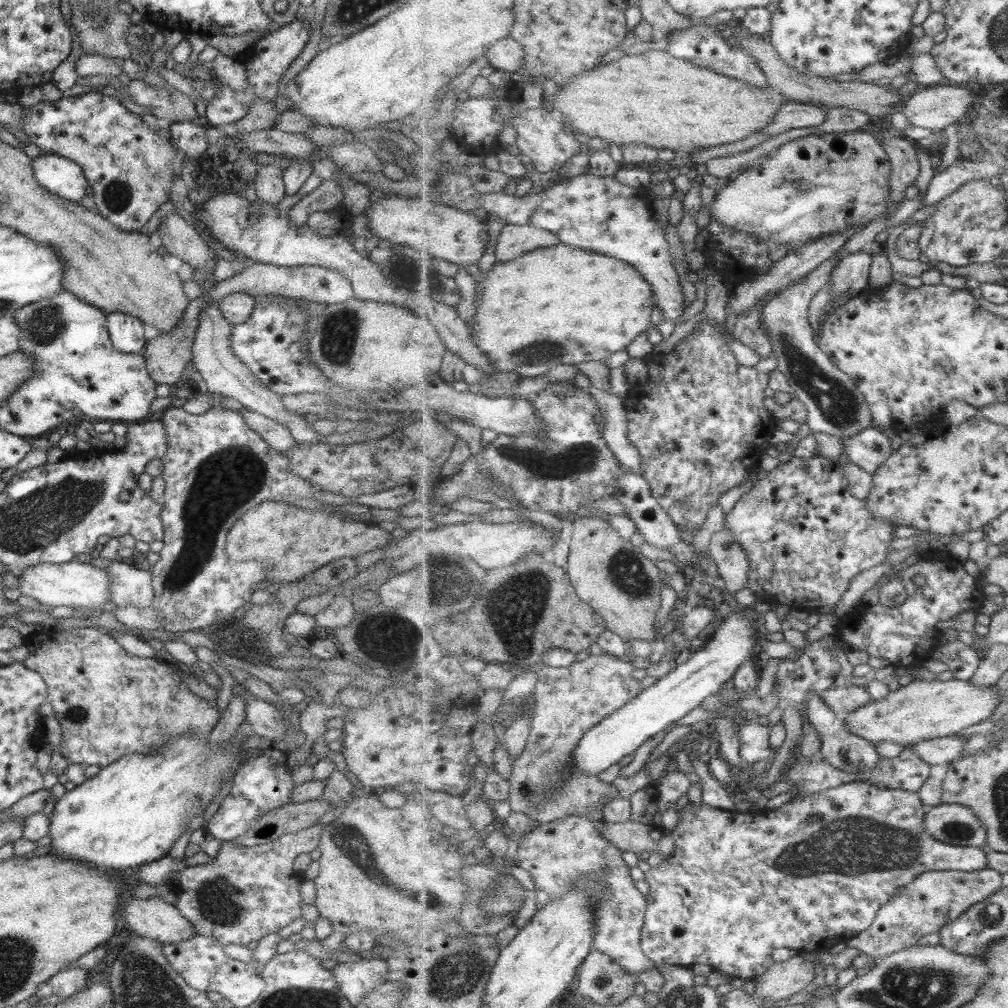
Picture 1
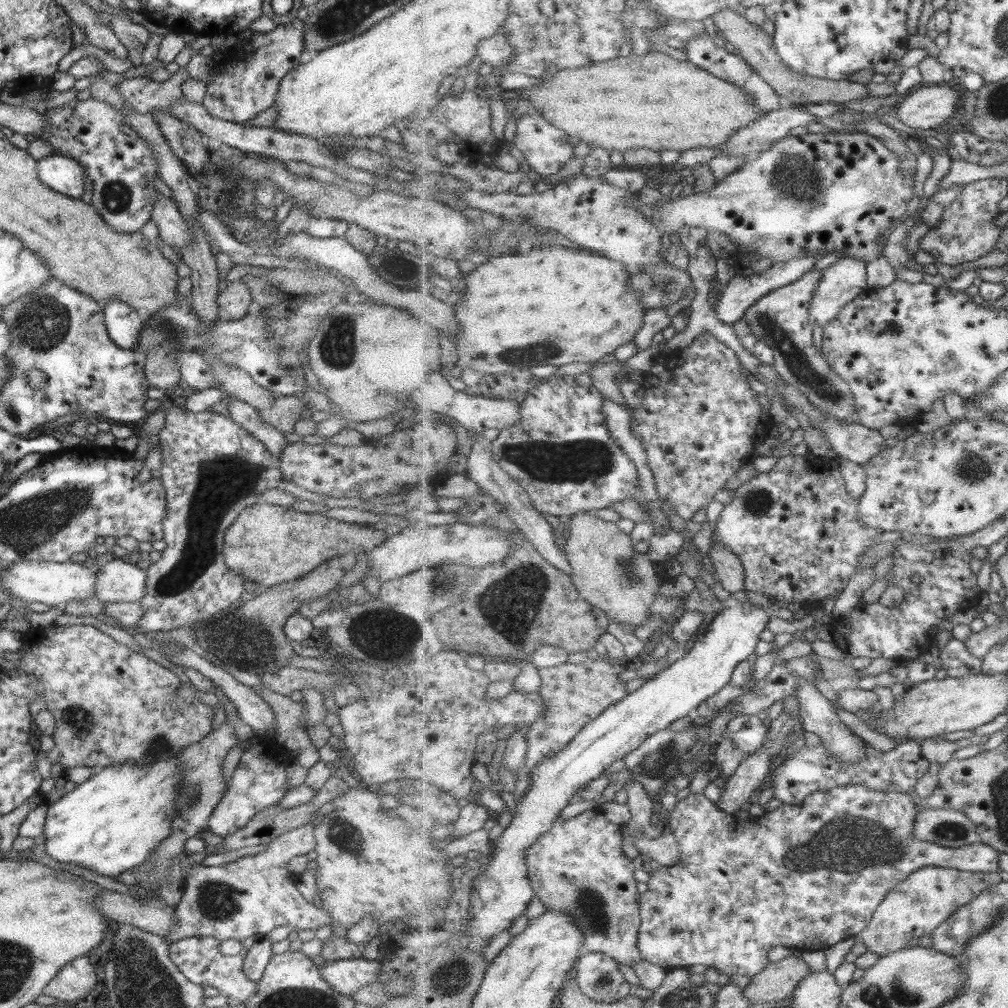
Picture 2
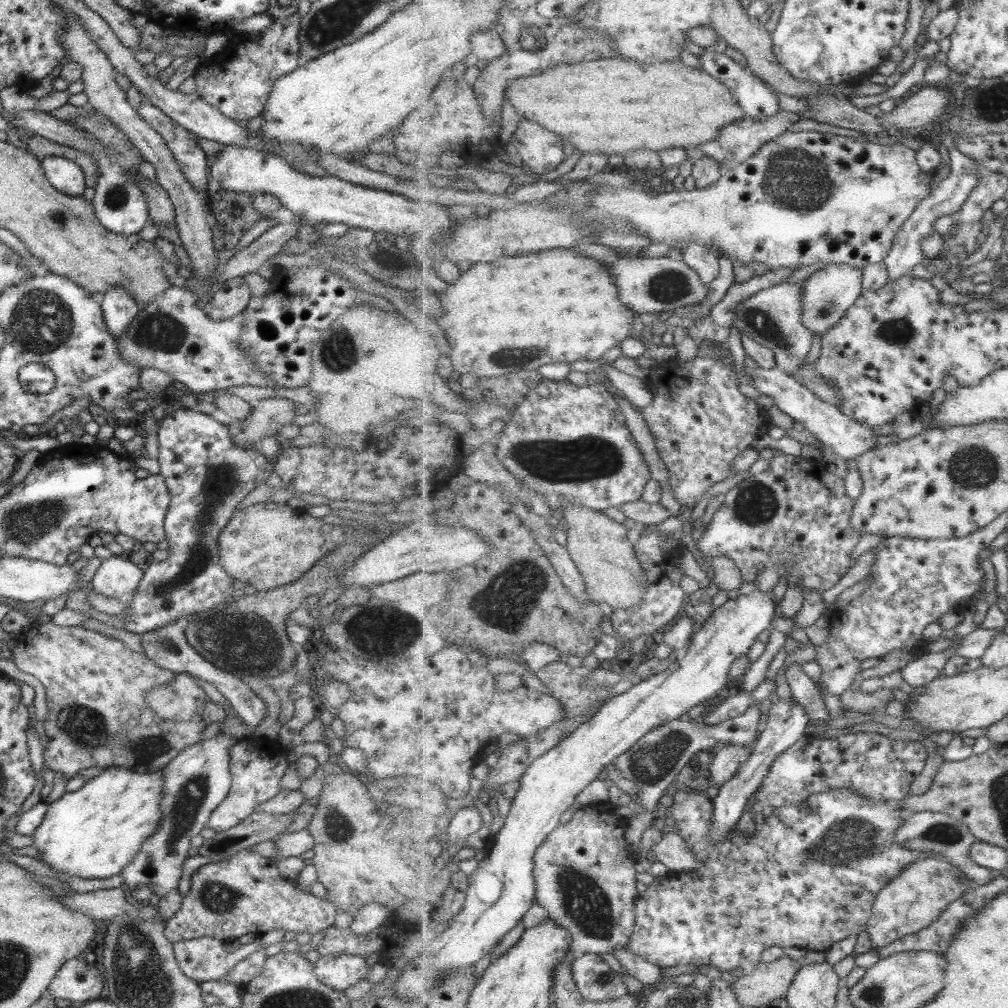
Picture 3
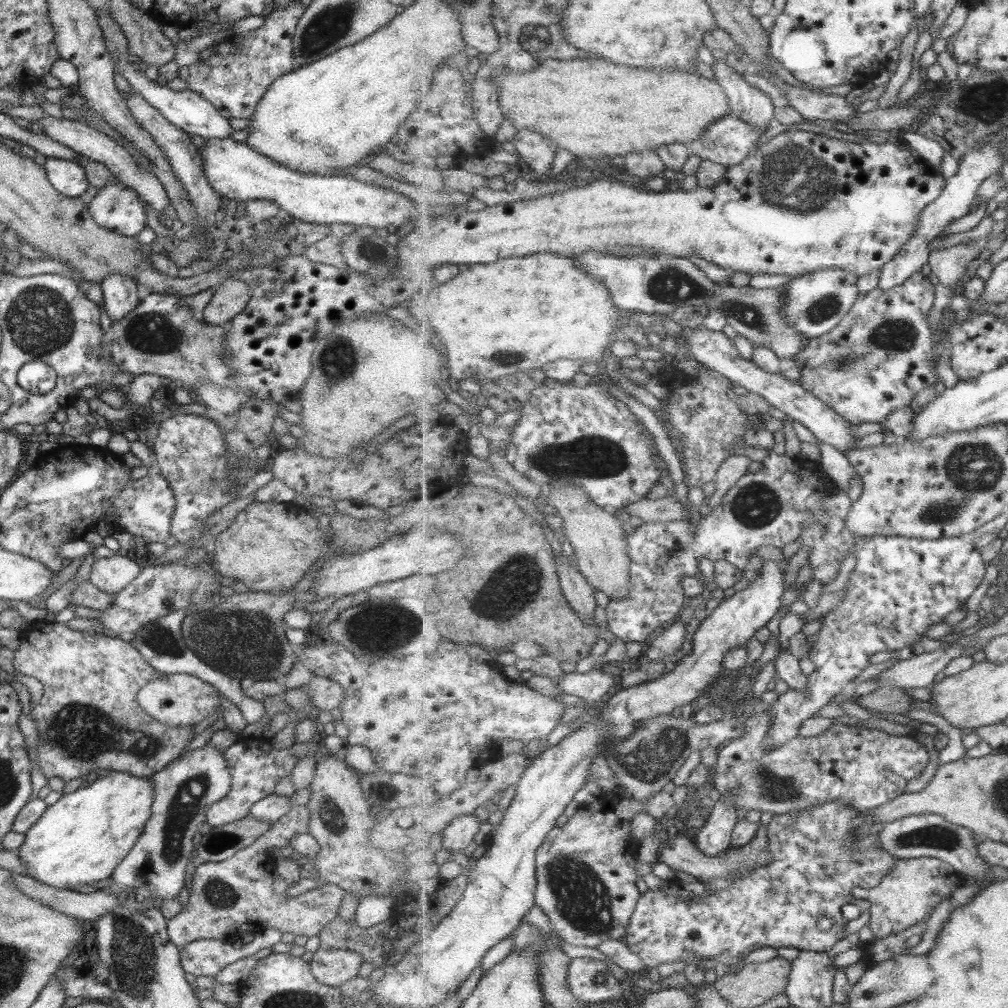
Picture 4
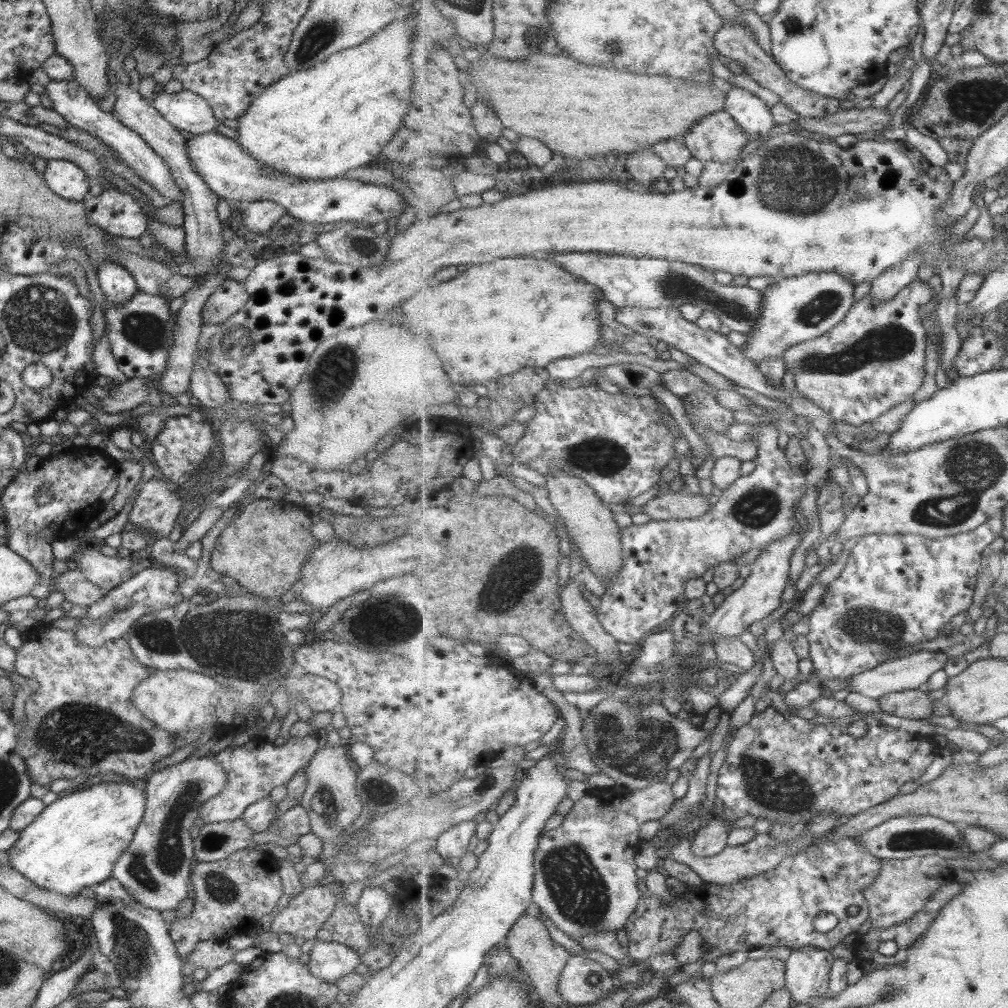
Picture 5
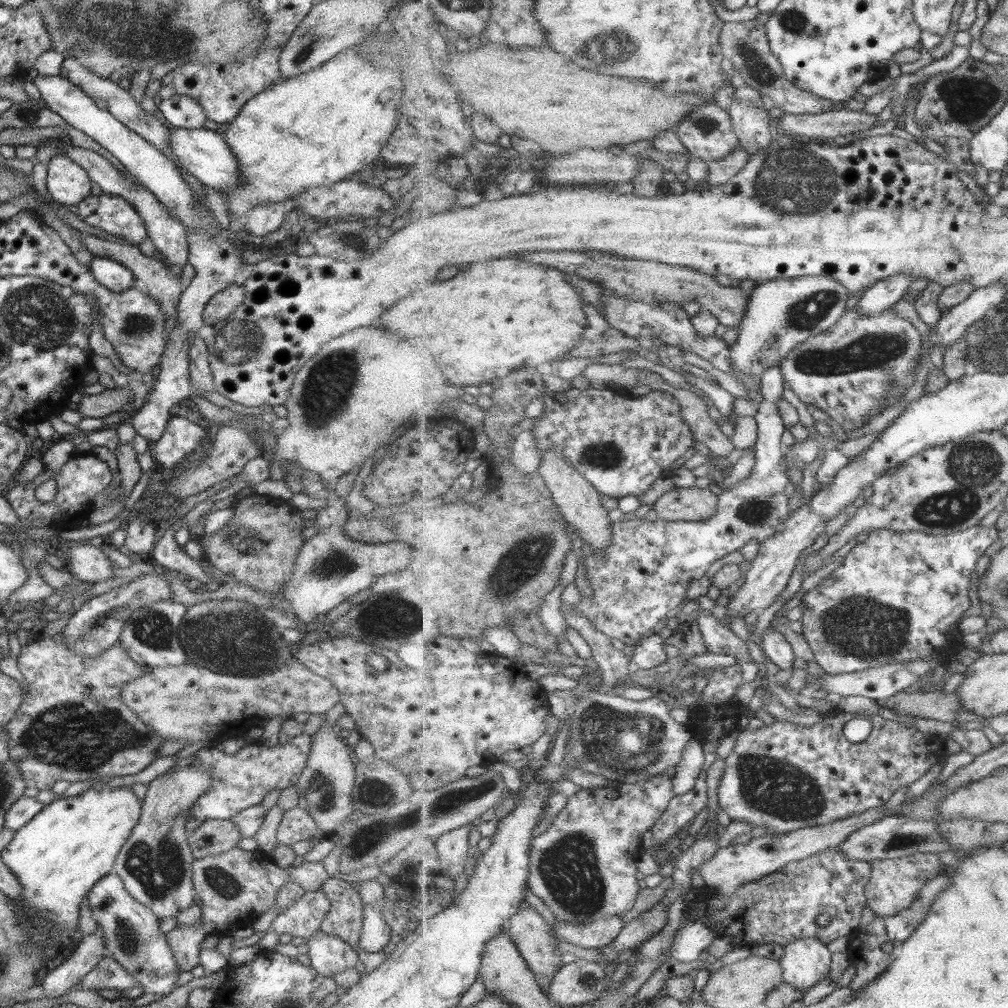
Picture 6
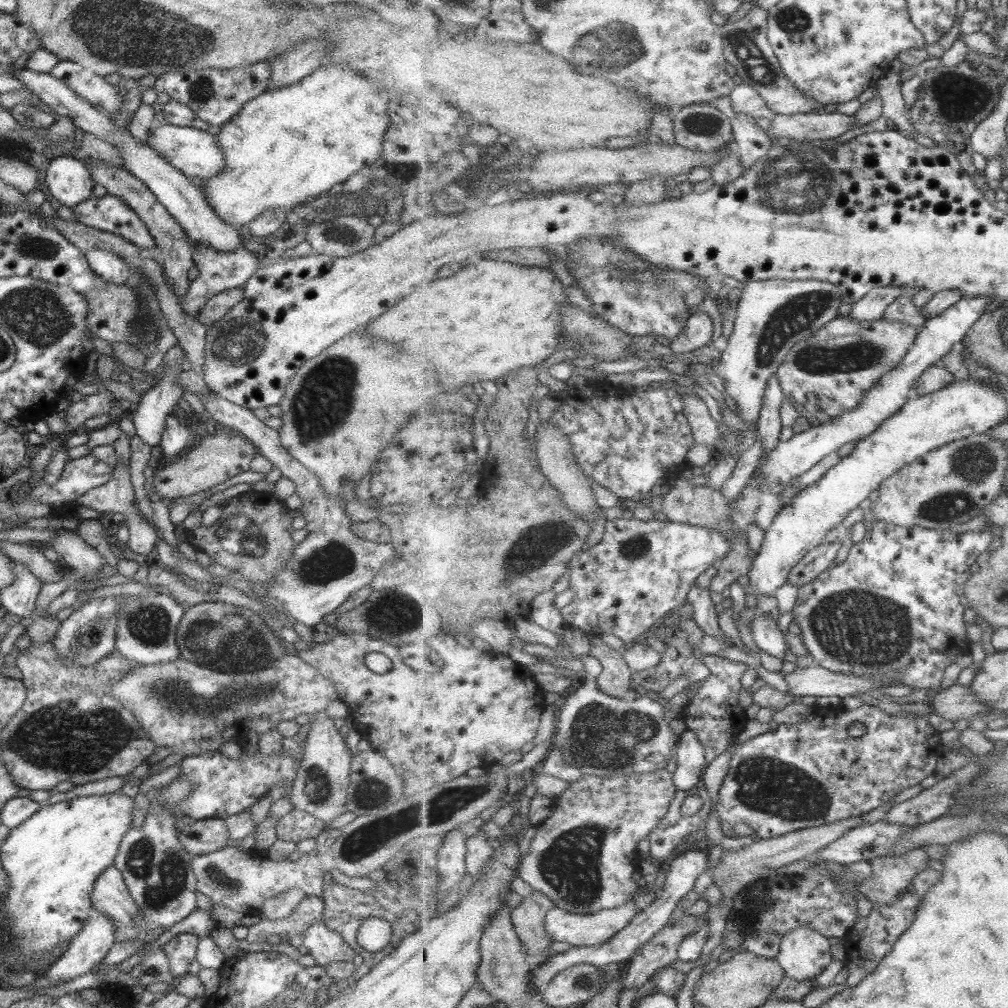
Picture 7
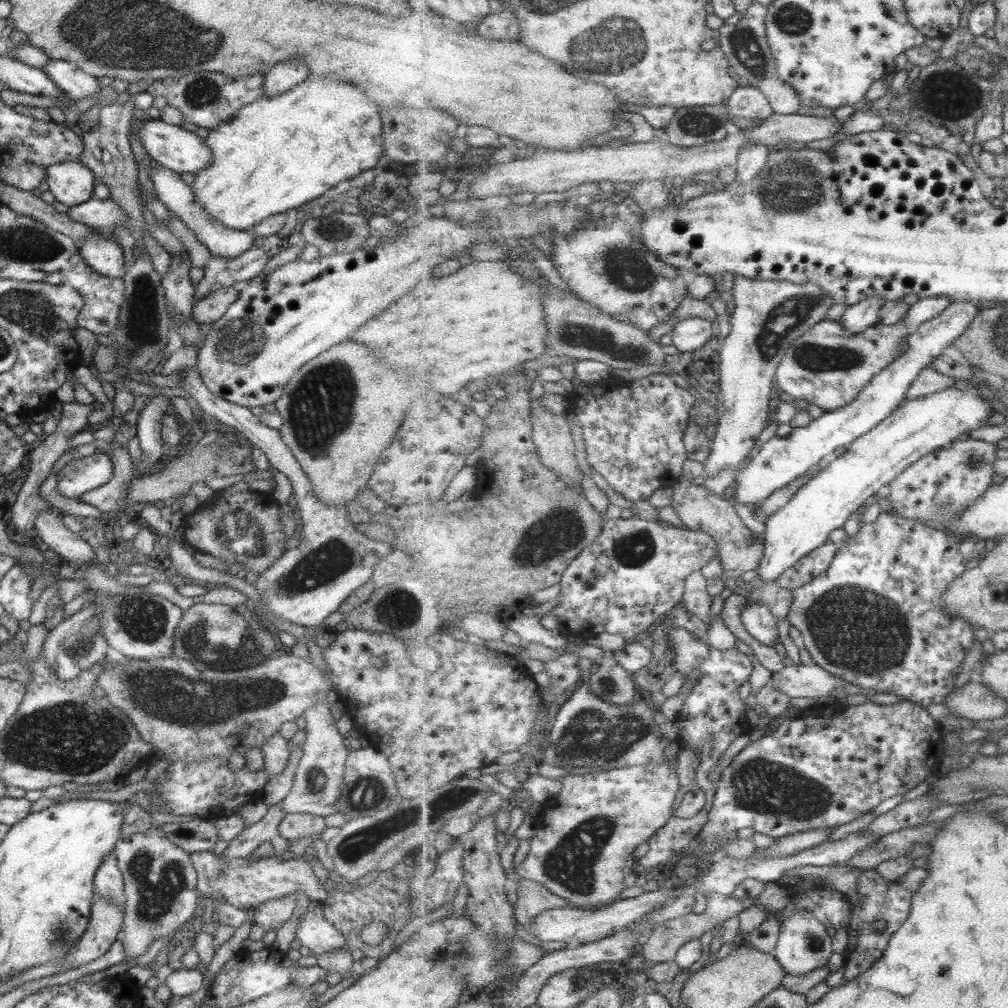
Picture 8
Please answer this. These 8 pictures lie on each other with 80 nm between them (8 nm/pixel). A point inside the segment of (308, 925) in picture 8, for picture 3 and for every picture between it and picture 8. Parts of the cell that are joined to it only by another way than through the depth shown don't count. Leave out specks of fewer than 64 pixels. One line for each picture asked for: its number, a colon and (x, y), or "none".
3: (337, 971)
4: (331, 967)
5: (328, 961)
6: (328, 955)
7: (325, 946)

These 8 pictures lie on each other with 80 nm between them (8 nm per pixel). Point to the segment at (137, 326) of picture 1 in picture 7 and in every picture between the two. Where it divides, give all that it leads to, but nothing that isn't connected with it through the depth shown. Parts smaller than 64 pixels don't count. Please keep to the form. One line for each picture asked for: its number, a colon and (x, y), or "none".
2: (122, 324)
3: (118, 309)
4: (120, 296)
5: (117, 285)
6: (115, 278)
7: (110, 268)

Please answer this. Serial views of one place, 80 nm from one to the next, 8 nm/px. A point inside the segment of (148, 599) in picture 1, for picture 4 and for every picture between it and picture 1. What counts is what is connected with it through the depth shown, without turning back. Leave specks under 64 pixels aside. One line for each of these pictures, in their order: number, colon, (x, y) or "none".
2: (116, 581)
3: (118, 578)
4: (111, 574)

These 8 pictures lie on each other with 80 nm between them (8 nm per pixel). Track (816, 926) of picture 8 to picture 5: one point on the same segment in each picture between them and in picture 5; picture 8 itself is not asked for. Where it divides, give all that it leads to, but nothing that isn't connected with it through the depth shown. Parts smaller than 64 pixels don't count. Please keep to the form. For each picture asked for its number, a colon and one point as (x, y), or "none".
5: (808, 968)
6: (806, 961)
7: (805, 952)

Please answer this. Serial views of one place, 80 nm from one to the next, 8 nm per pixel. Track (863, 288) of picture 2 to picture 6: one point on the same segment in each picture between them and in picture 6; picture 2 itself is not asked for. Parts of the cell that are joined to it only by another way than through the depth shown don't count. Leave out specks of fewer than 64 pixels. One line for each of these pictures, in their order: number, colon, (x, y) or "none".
3: (828, 293)
4: (816, 303)
5: (800, 308)
6: (782, 314)

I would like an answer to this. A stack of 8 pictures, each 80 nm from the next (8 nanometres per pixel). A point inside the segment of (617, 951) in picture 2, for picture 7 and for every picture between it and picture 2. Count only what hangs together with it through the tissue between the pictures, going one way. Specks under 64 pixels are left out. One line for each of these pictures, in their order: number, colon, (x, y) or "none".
3: (585, 873)
4: (587, 883)
5: (585, 882)
6: (584, 867)
7: (583, 857)

